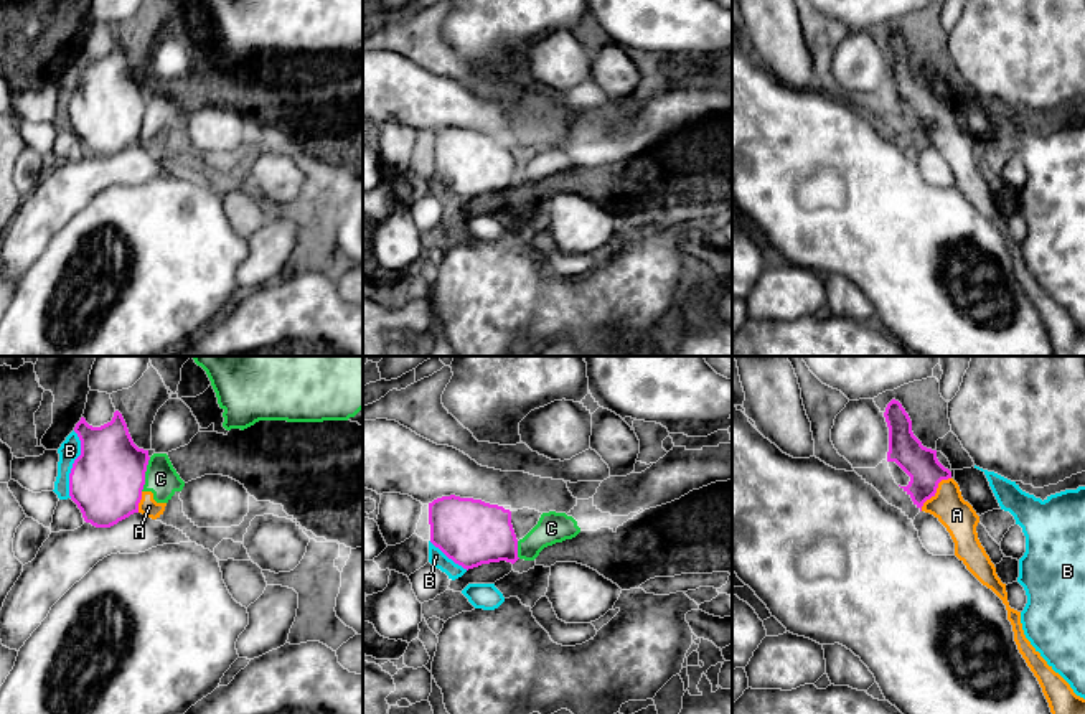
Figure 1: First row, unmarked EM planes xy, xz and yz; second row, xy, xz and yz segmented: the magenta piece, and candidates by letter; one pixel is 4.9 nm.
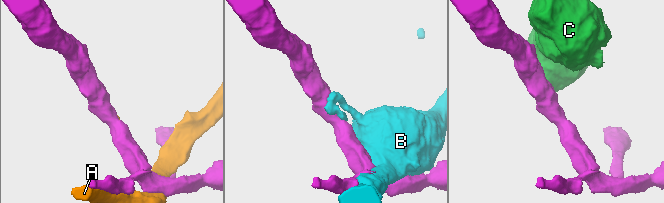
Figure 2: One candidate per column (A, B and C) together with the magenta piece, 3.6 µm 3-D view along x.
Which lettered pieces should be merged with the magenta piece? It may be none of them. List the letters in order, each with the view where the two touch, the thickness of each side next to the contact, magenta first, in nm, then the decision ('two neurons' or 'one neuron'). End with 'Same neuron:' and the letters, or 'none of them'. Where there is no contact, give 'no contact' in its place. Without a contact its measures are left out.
A: yz | 170/160 nm | two neurons
B: xy | 360/100 nm | two neurons
C: xy | 360/160 nm | two neurons
Same neuron: none of them

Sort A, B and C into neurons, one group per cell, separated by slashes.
A C / B

